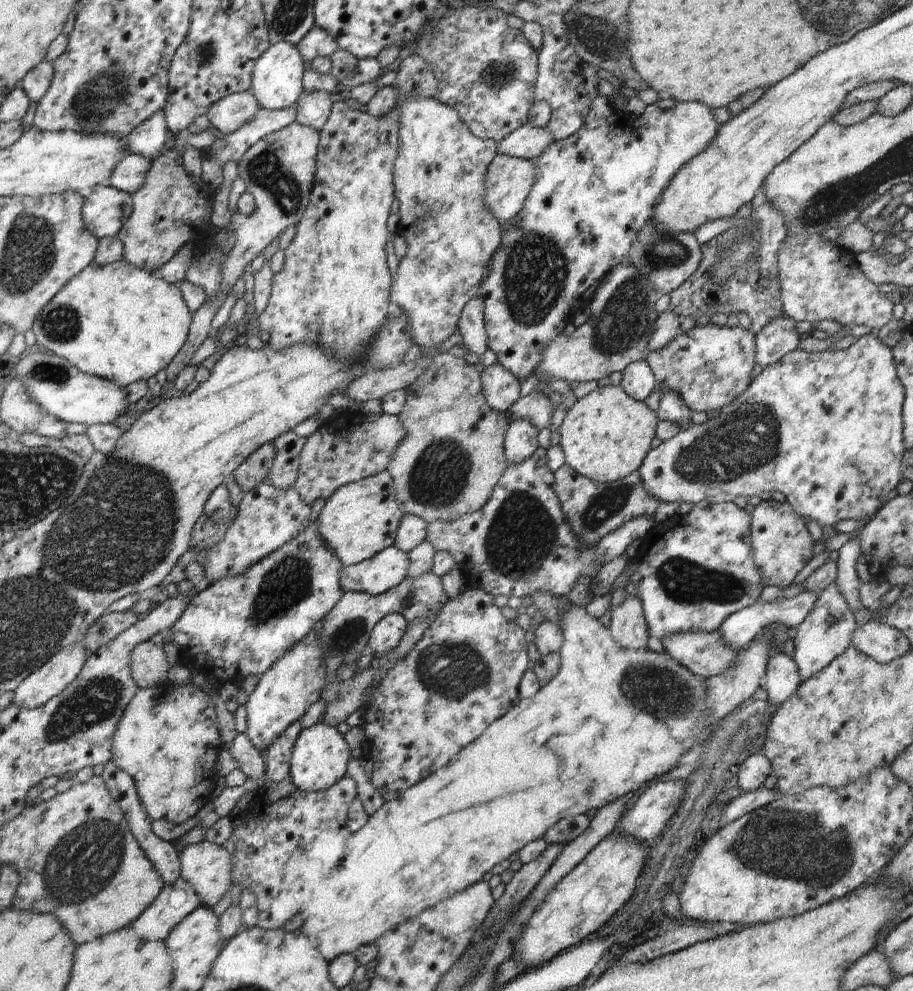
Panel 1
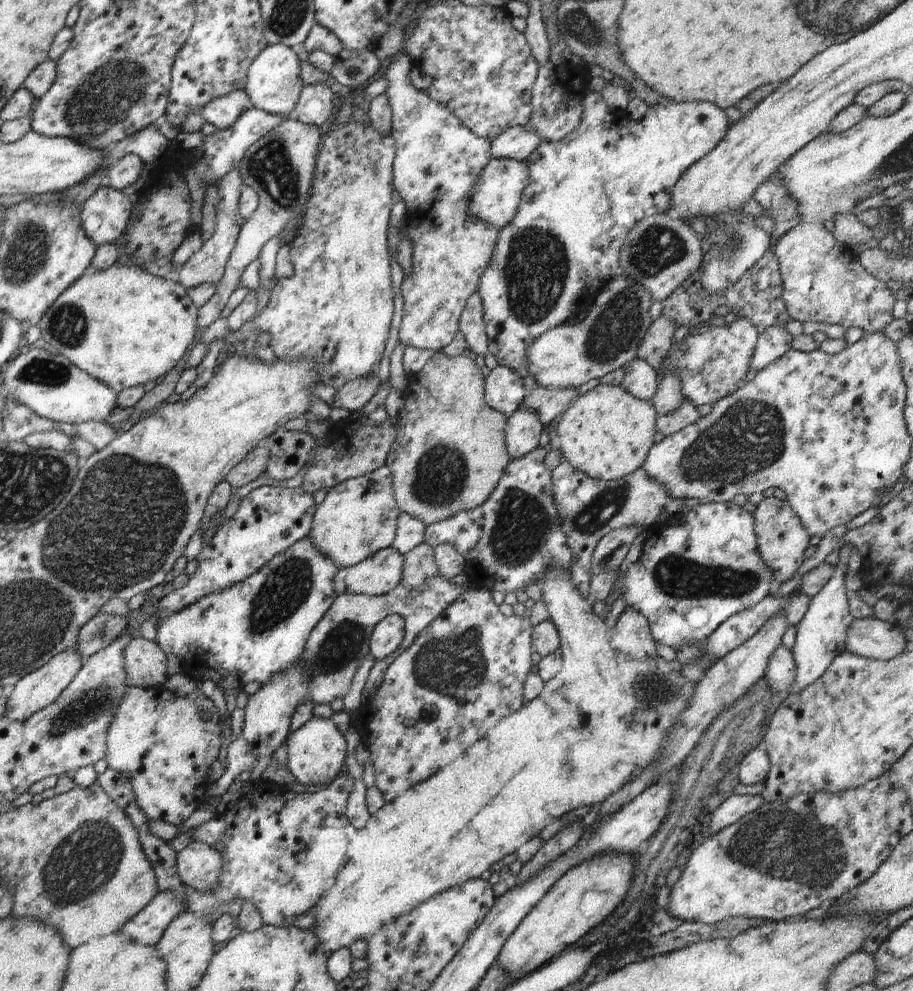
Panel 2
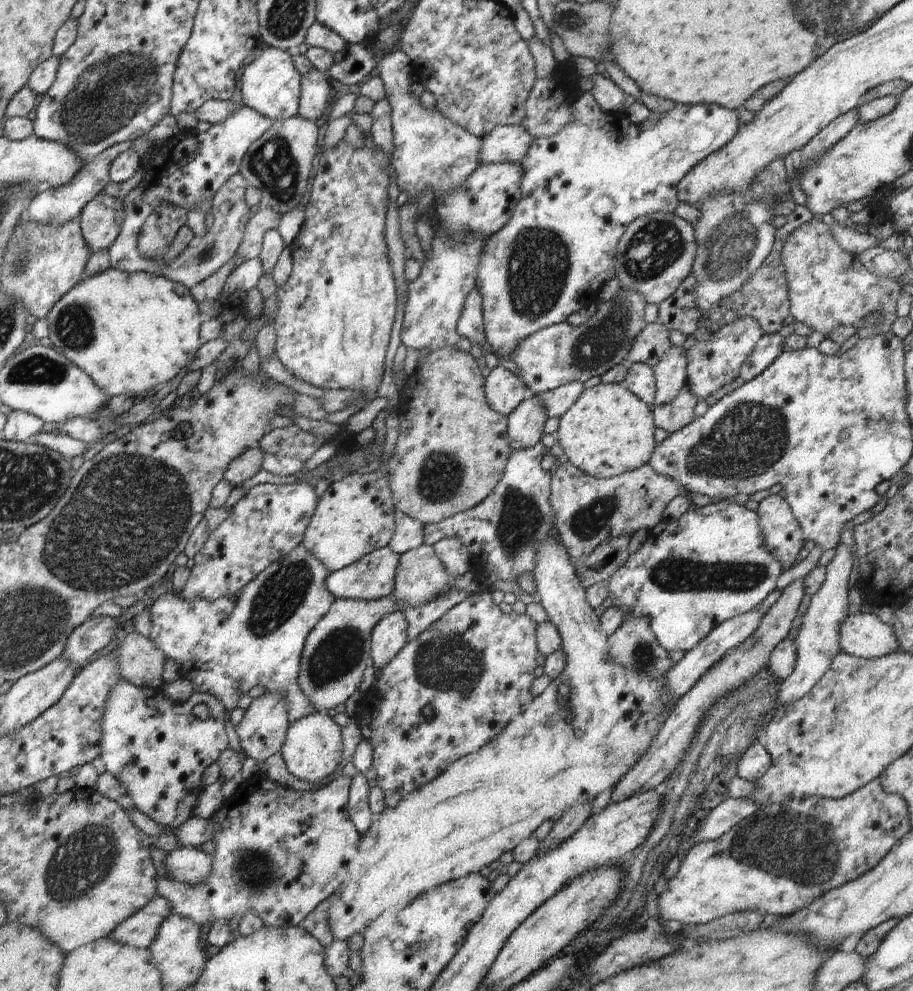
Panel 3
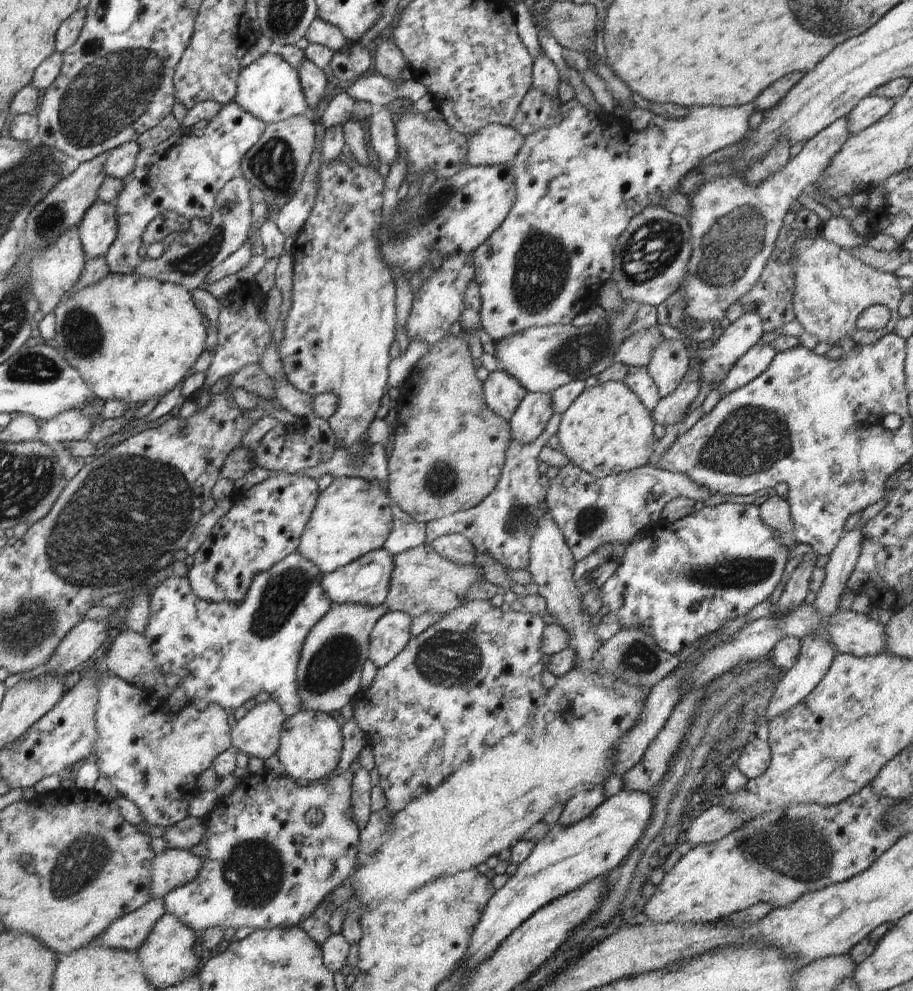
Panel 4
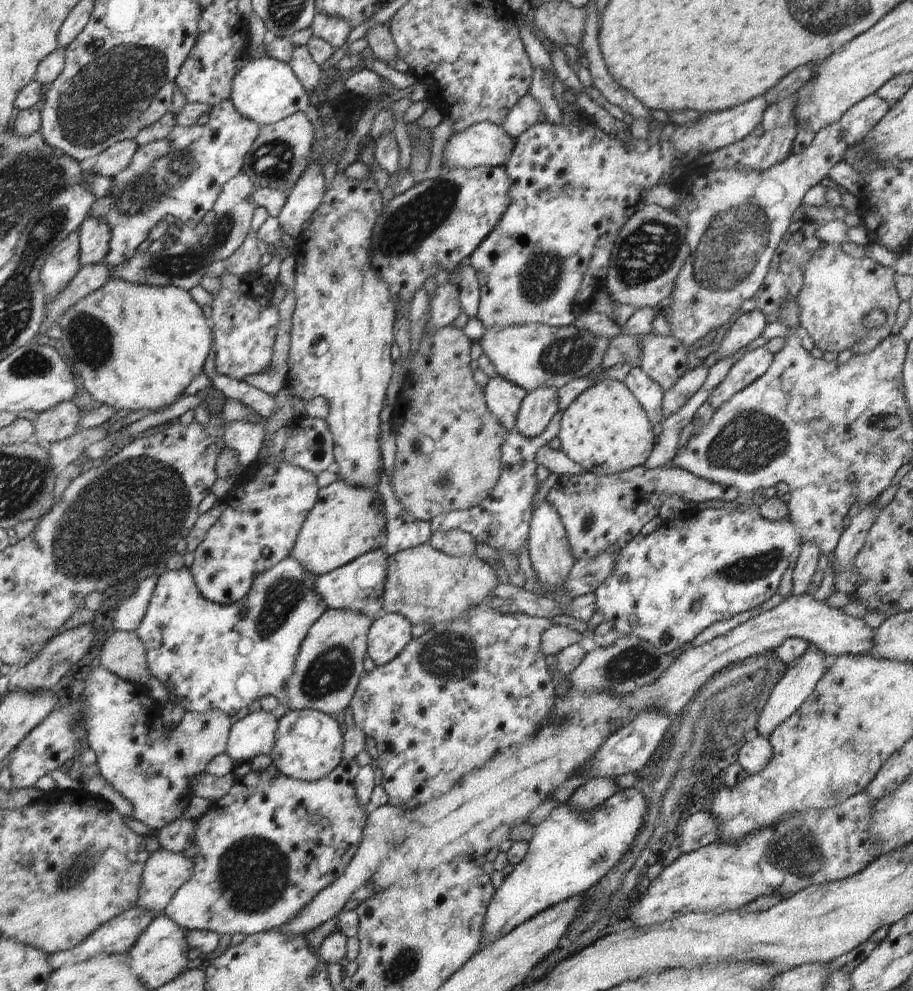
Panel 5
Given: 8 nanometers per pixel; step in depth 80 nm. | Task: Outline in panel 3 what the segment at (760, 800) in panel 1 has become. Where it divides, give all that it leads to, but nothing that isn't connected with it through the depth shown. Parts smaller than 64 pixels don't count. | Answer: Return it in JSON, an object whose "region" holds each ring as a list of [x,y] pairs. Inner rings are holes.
{"region":[[[727,797],[703,820],[697,829],[697,838],[700,841],[711,841],[720,838],[728,829],[739,824],[741,820],[748,818],[760,808],[748,797]]]}

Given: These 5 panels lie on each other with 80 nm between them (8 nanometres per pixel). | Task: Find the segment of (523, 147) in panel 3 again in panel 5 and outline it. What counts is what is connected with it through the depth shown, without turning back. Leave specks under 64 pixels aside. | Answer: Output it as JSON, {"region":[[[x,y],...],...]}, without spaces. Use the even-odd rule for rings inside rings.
{"region":[[[484,121],[464,132],[454,133],[443,150],[442,166],[471,169],[479,166],[505,166],[514,150],[516,139],[500,125]]]}

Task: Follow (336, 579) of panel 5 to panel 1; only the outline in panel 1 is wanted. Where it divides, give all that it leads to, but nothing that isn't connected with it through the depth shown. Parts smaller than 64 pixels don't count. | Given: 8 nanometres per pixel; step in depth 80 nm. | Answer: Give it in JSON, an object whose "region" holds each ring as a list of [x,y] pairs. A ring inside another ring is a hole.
{"region":[[[392,545],[361,563],[342,567],[340,586],[344,592],[379,595],[394,588],[407,577],[408,565],[408,553]]]}

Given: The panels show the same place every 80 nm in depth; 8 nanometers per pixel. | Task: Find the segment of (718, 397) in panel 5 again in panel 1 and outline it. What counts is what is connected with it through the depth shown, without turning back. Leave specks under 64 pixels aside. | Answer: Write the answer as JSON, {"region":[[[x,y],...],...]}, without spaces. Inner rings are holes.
{"region":[[[786,315],[770,320],[760,332],[755,333],[755,361],[767,367],[778,362],[789,352],[799,348],[796,321]]]}

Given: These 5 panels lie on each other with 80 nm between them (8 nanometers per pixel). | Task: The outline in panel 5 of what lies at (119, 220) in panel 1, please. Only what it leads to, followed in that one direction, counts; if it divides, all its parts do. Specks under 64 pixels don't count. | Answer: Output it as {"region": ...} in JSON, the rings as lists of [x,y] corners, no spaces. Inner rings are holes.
{"region":[[[88,215],[79,226],[79,261],[81,266],[104,262],[109,253],[111,230],[108,223]]]}

